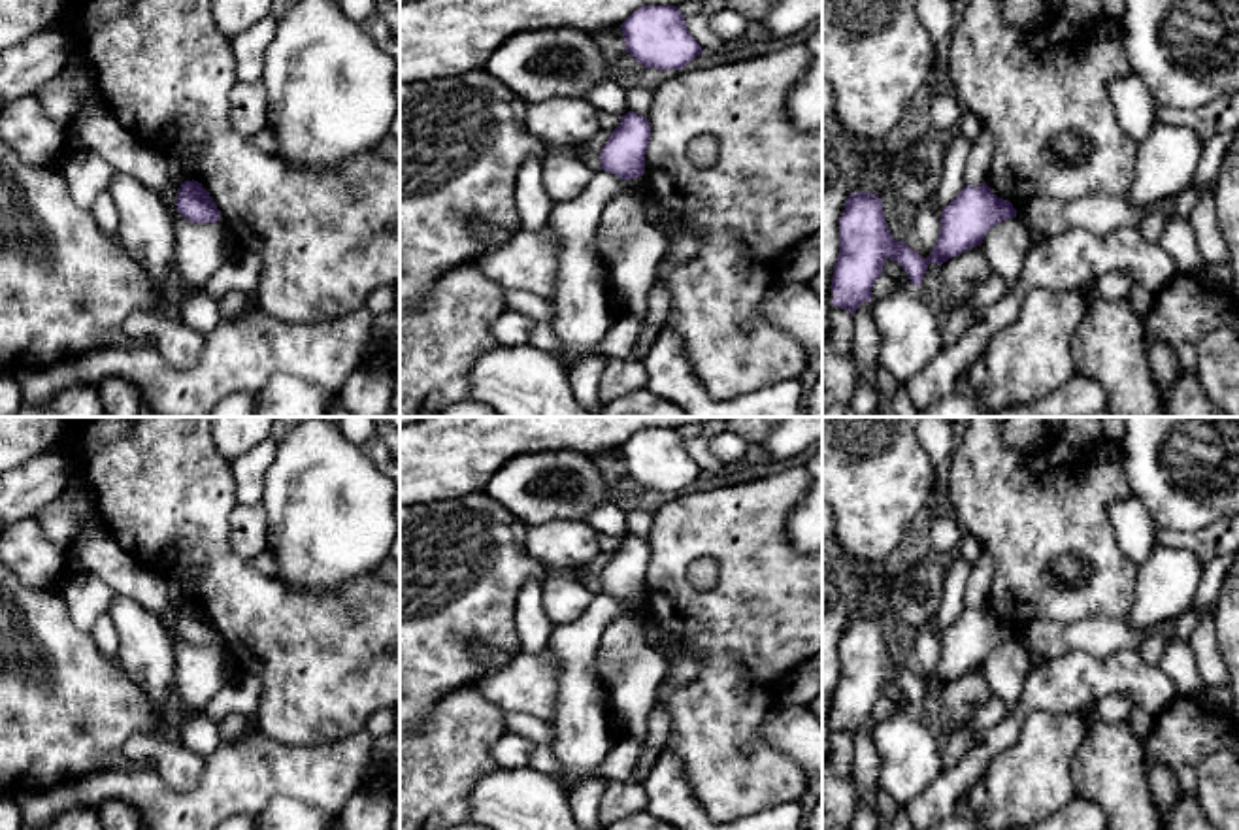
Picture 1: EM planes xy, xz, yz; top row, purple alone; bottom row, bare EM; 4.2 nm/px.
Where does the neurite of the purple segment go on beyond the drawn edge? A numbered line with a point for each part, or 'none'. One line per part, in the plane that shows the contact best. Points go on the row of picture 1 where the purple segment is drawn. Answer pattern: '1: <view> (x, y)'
none

